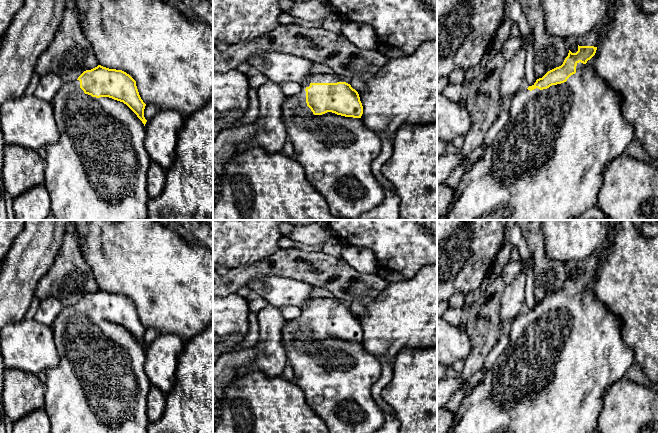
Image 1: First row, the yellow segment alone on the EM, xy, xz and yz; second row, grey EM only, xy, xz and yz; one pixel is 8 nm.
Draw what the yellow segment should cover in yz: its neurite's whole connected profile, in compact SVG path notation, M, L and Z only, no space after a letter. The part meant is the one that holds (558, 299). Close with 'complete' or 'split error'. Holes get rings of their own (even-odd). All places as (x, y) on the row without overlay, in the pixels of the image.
M602 246L588 259L578 262L578 275L576 277L569 274L568 280L561 290L548 295L542 302L537 303L532 310L517 316L510 323L509 342L506 350L498 357L484 378L463 399L459 409L455 412L454 424L449 433L589 433L597 430L605 391L615 382L625 378L628 369L635 362L633 348L628 346L622 338L621 320L596 297L590 288L590 283L595 279L597 270L605 260L606 254L607 248Z; split error

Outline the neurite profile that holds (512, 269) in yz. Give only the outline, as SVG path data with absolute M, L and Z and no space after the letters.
M509 259L504 265L500 276L503 278L506 285L508 285L520 274L521 269L522 264L520 261L515 262Z

